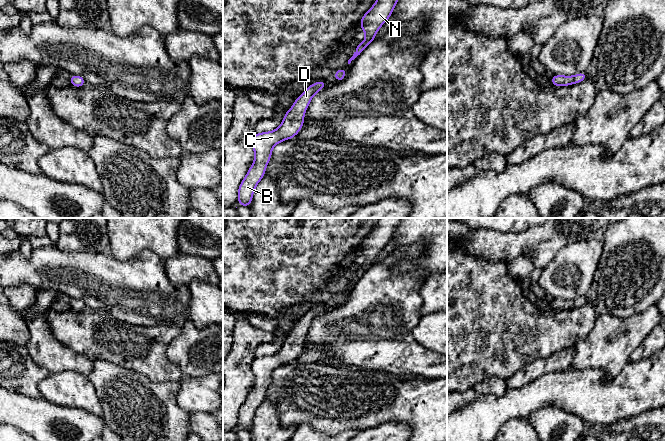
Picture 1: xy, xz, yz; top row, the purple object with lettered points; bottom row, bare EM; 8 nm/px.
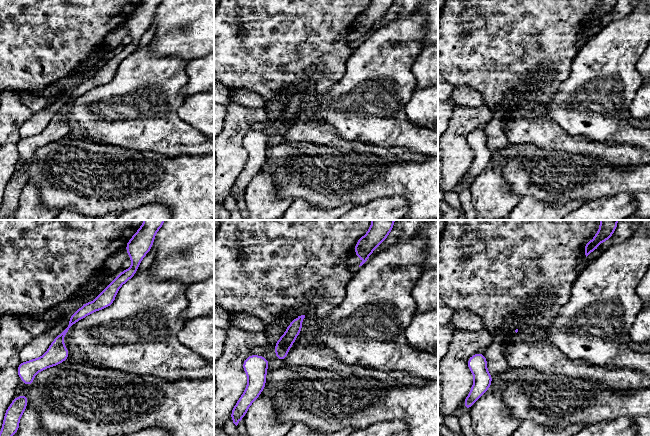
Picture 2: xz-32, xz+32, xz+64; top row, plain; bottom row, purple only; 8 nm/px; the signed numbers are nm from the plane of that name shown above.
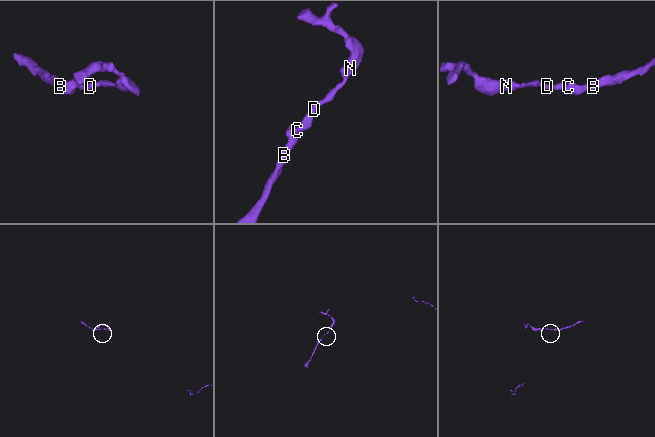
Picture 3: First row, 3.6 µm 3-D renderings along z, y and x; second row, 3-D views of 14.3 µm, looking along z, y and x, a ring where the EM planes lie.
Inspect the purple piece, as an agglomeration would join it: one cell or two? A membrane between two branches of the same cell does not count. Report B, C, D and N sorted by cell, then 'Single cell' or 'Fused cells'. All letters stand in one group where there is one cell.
Groups: B C D N. Single cell

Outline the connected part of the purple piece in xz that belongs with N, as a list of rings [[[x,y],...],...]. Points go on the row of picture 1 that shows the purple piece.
[[[377,0],[364,14],[360,21],[361,29],[365,32],[365,40],[358,43],[353,56],[348,60],[351,63],[375,39],[379,28],[390,18],[398,0]]]

